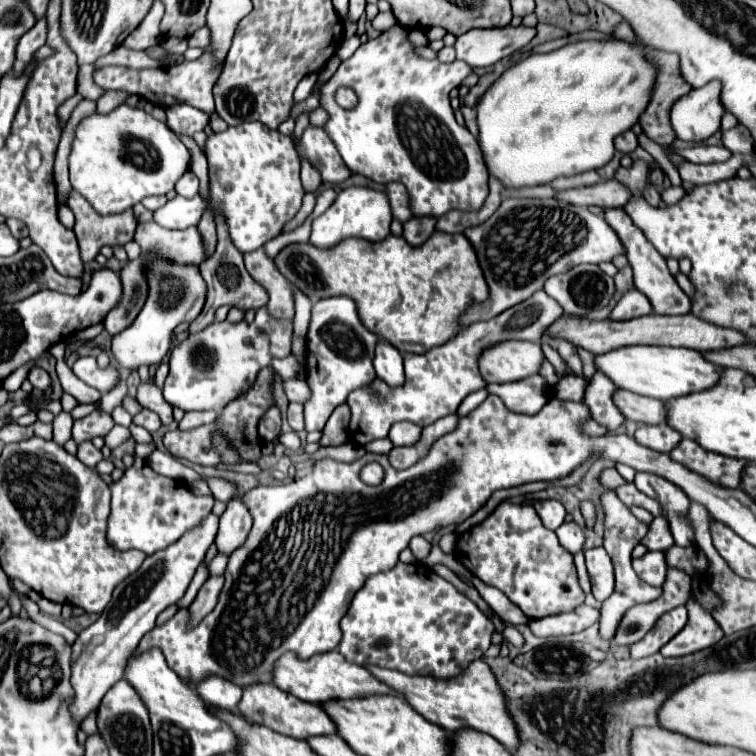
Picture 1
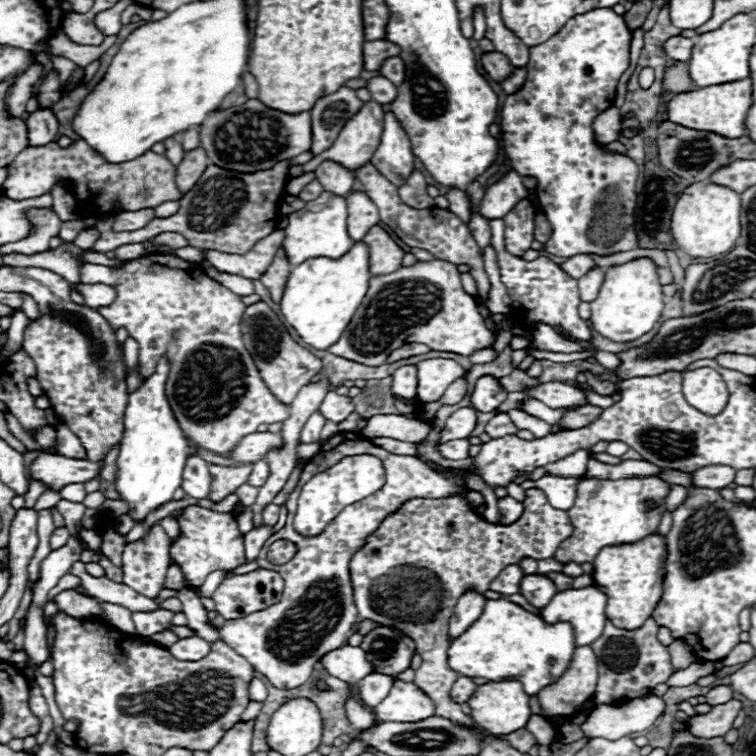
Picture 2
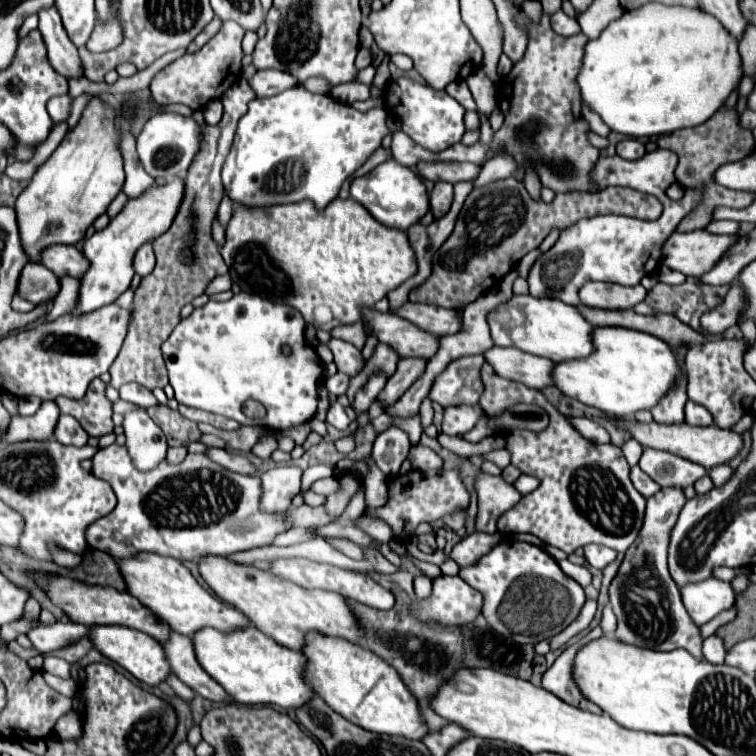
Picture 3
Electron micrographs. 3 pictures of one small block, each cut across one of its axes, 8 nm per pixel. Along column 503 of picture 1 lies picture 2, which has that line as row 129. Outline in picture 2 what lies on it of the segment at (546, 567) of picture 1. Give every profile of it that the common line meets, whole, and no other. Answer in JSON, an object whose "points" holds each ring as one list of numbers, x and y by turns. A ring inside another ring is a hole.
{"points":[[596,8,586,14,574,16,566,26,554,34,548,42,530,46,528,76,524,88,510,94,502,106,502,140,504,152,510,158,512,168,520,176,538,178,536,198,540,210,552,224,550,240,544,244,554,256,570,258,574,254,612,254,632,250,638,244,634,232,634,208,636,208,636,178,638,166,628,156,602,150,594,140,592,120,612,106,618,80,630,64,630,40,632,32,626,20,612,8]]}

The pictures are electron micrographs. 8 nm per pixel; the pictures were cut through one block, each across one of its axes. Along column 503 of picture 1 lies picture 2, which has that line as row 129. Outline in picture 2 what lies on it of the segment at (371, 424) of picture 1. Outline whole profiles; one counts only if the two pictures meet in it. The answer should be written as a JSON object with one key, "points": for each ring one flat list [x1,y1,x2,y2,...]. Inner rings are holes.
{"points":[[342,86,336,94,330,94,318,102,310,114,312,114,312,152,320,154,322,150,328,150,344,124,364,106,362,100,356,98,356,92,352,88]]}

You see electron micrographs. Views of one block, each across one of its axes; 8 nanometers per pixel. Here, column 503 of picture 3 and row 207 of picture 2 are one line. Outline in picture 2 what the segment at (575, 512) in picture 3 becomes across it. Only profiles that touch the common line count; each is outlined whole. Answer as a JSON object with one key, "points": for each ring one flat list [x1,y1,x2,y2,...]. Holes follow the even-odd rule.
{"points":[[368,162,368,166,362,166,356,172,356,178,362,182,364,192,368,194,368,198,378,206,380,212,380,222,384,222,406,246,410,248,424,248,430,254,434,254,440,260,452,262,452,264,468,264,472,266,470,274,474,276,476,284,478,284,478,298,480,302,486,302,488,290,490,290,490,282,486,278,484,272,484,264,482,264,482,252,480,246,474,242,468,226,450,210,440,210,440,208,426,208,426,210,416,210,406,206,400,196,398,196,398,188,392,186,392,182,384,180,384,176],[530,200,520,202,504,216,506,224,506,250,514,256,524,256,534,240,534,206]]}

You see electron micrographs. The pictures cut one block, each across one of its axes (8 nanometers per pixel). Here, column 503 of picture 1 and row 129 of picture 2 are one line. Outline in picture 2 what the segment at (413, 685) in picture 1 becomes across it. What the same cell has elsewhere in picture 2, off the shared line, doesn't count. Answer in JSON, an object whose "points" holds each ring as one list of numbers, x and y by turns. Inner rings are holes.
{"points":[[746,78,744,82,728,82,724,86,708,86,704,90,676,94,668,104,668,122,686,126,692,130,714,132,724,138,740,138,746,134,744,120,746,120,746,112,750,110,752,104,754,104,754,100,752,100,750,78]]}

